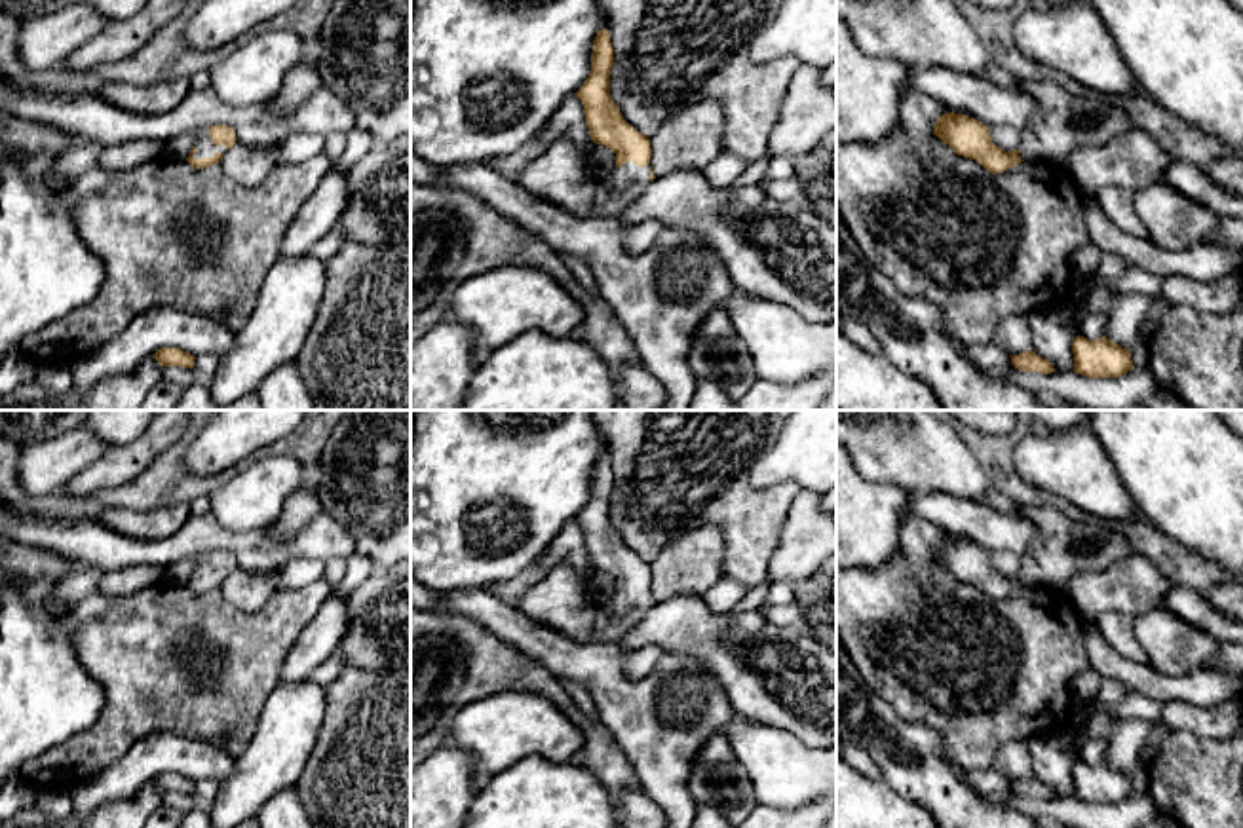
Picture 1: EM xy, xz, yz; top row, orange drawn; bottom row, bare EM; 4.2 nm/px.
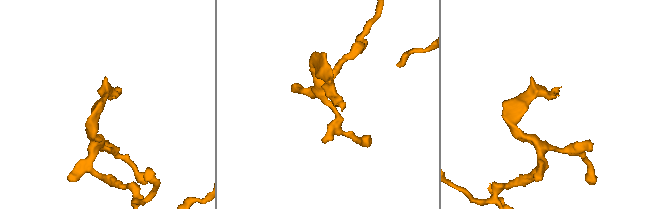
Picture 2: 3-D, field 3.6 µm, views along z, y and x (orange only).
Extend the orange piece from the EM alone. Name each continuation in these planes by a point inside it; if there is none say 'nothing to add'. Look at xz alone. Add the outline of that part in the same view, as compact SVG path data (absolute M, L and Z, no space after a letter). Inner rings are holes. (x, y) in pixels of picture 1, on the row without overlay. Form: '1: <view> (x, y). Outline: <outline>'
1: xz (614, 620). Outline: M625 587L608 602L597 604L591 640L616 644L625 659L629 651L623 649L623 642L648 610L650 591L639 593L633 587Z

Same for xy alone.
1: xy (204, 570). Outline: M201 553L201 555L196 555L198 556L198 566L196 566L196 579L194 583L200 585L200 583L211 583L215 577L219 579L224 579L226 577L226 572L220 570L220 572L215 572L211 562L209 562L209 555L207 553Z

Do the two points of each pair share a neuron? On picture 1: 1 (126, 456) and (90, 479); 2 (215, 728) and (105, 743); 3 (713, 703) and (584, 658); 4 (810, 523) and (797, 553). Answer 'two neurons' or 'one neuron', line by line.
1: one neuron
2: one neuron
3: one neuron
4: one neuron

